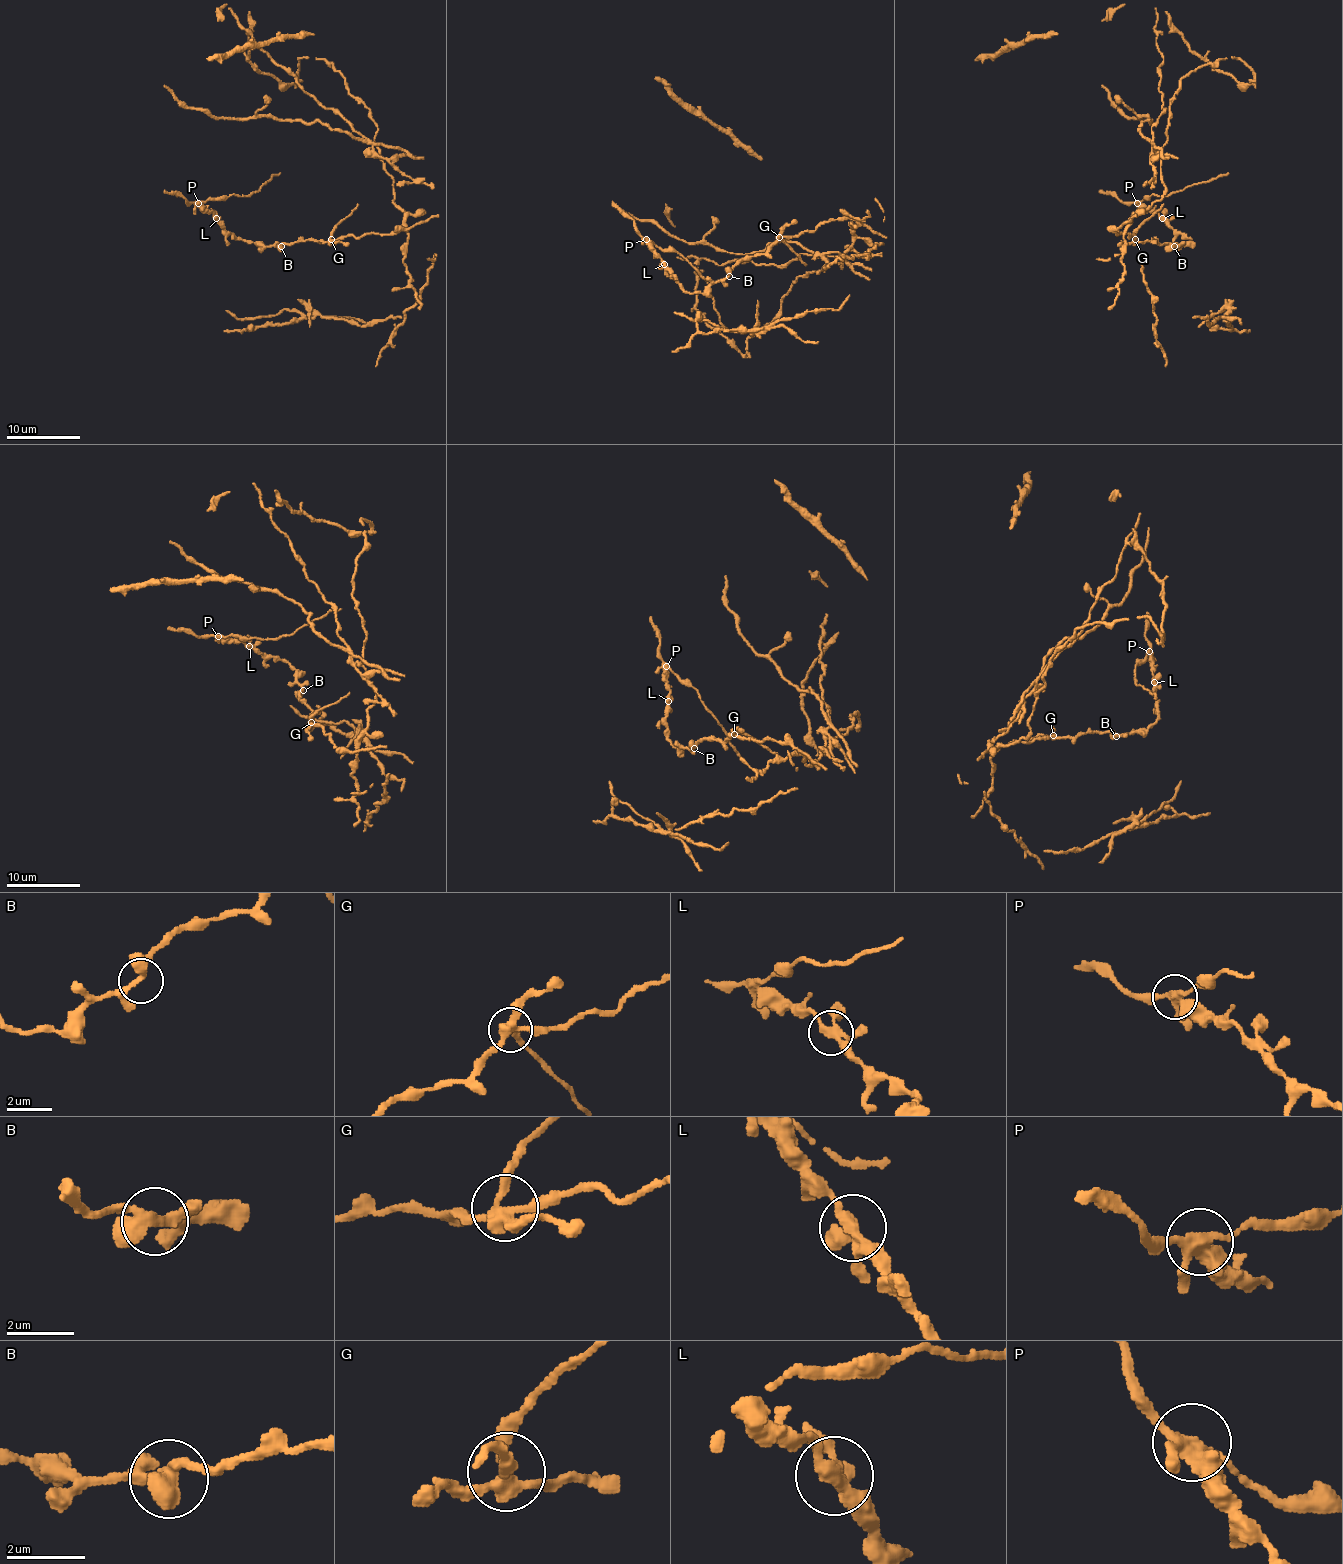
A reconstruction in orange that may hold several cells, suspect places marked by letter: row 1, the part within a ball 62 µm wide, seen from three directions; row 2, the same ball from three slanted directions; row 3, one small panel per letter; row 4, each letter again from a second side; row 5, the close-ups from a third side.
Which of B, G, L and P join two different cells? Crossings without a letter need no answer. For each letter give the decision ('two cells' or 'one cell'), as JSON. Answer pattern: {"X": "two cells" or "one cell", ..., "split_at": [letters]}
{"B": "one cell", "G": "two cells", "L": "one cell", "P": "two cells", "split_at": ["G", "P"]}

